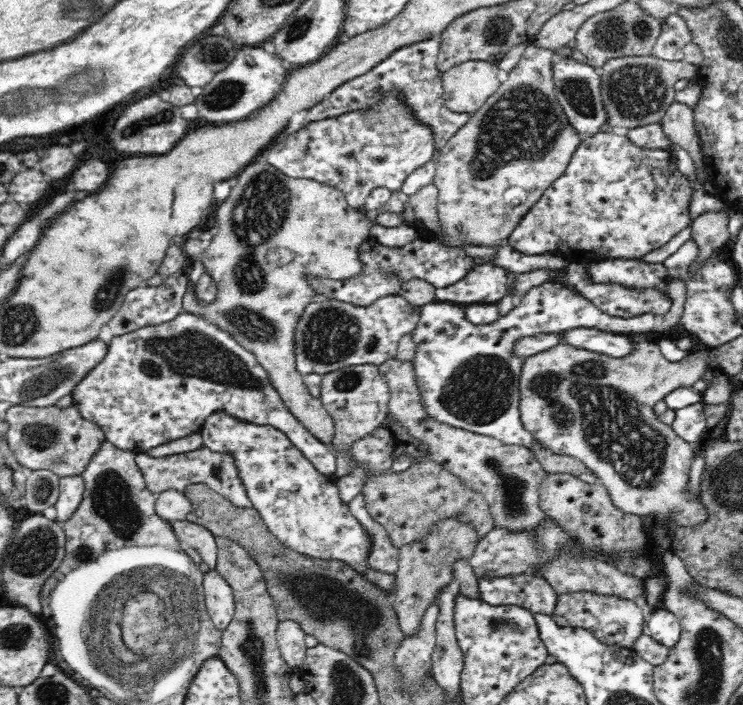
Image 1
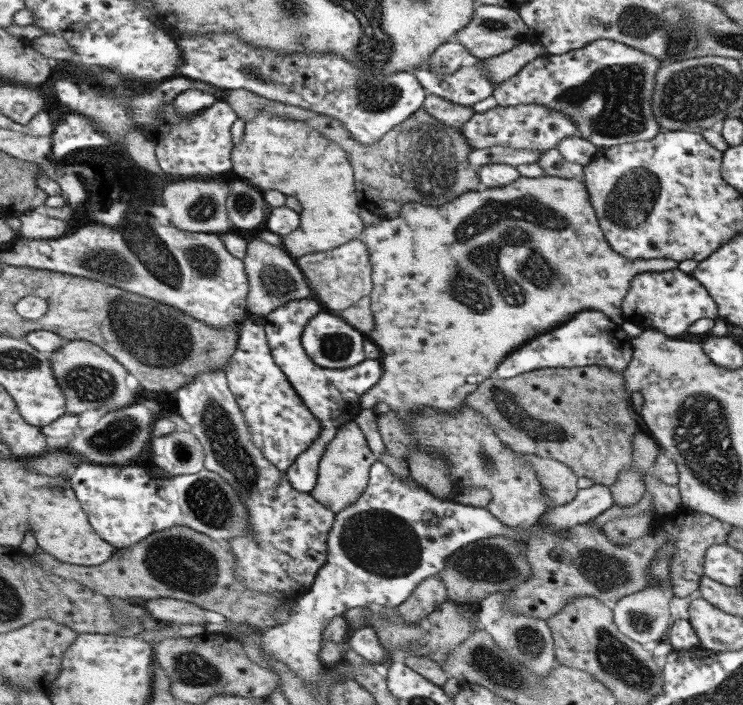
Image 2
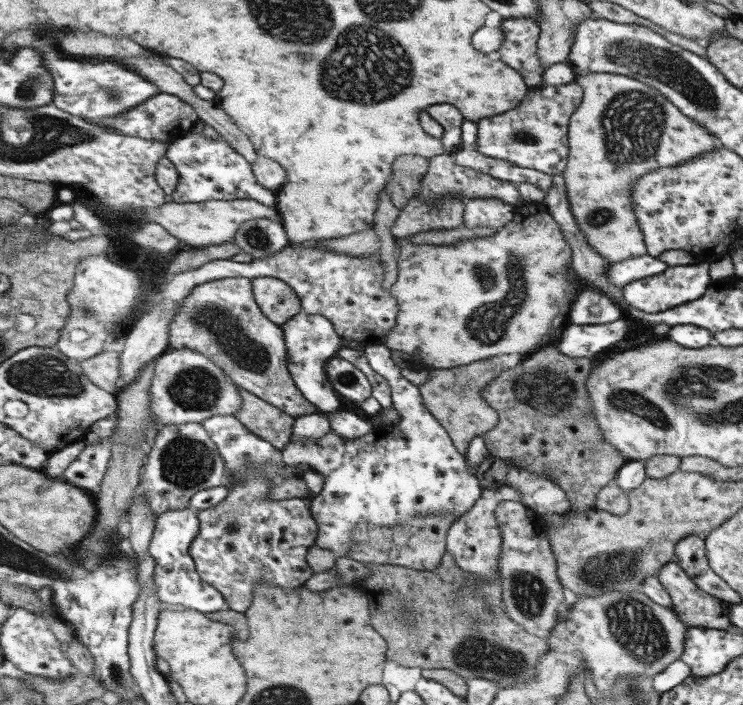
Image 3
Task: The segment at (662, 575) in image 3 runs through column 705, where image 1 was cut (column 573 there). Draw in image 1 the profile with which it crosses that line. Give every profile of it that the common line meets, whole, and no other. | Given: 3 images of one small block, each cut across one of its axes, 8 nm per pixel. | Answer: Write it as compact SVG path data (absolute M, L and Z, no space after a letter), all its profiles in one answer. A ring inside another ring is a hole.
M570 592L560 594L554 614L565 618L568 626L589 630L598 640L607 645L634 649L636 640L644 632L644 612L632 600L622 600L615 596L600 596L590 592Z

